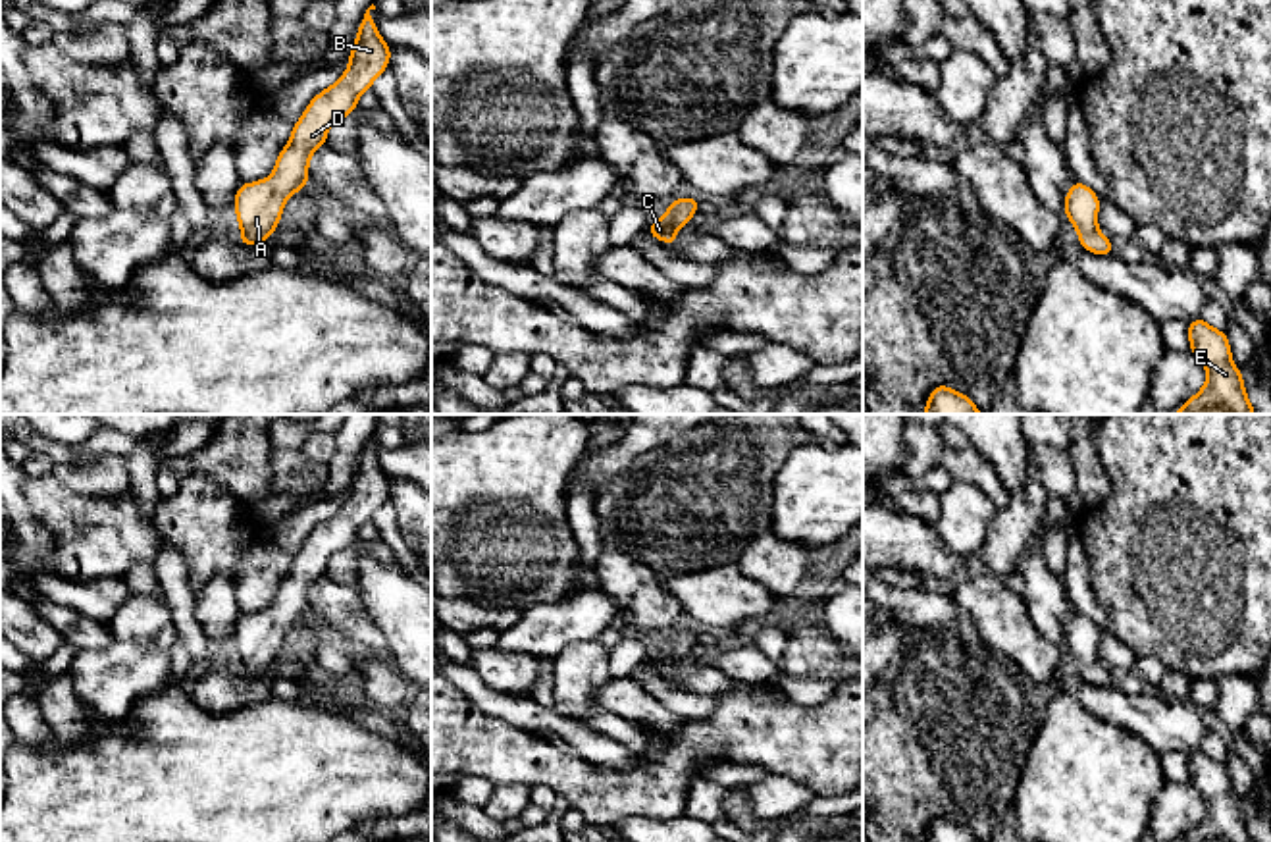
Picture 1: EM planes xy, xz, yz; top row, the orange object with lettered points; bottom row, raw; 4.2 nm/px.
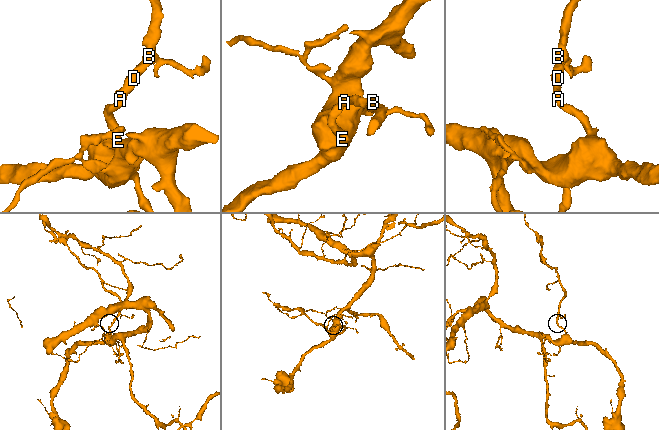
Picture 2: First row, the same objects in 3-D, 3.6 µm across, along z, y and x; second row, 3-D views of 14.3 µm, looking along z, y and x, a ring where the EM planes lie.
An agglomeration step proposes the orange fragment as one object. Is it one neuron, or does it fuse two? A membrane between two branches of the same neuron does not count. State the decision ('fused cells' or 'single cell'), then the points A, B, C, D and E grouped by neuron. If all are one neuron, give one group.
single cell; groups A B C D E

